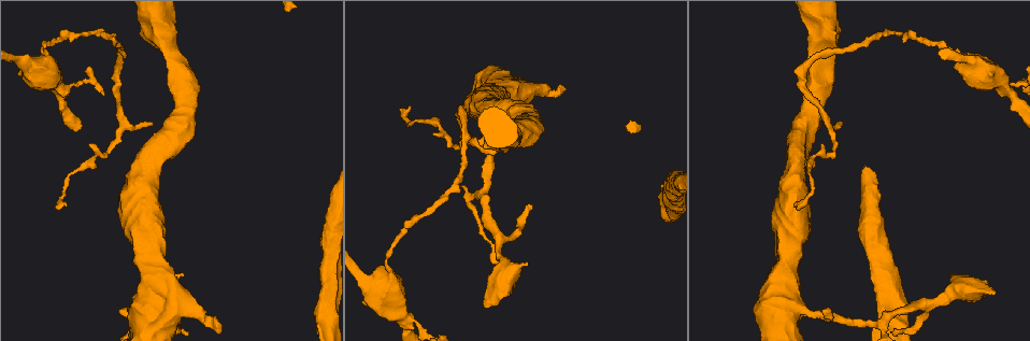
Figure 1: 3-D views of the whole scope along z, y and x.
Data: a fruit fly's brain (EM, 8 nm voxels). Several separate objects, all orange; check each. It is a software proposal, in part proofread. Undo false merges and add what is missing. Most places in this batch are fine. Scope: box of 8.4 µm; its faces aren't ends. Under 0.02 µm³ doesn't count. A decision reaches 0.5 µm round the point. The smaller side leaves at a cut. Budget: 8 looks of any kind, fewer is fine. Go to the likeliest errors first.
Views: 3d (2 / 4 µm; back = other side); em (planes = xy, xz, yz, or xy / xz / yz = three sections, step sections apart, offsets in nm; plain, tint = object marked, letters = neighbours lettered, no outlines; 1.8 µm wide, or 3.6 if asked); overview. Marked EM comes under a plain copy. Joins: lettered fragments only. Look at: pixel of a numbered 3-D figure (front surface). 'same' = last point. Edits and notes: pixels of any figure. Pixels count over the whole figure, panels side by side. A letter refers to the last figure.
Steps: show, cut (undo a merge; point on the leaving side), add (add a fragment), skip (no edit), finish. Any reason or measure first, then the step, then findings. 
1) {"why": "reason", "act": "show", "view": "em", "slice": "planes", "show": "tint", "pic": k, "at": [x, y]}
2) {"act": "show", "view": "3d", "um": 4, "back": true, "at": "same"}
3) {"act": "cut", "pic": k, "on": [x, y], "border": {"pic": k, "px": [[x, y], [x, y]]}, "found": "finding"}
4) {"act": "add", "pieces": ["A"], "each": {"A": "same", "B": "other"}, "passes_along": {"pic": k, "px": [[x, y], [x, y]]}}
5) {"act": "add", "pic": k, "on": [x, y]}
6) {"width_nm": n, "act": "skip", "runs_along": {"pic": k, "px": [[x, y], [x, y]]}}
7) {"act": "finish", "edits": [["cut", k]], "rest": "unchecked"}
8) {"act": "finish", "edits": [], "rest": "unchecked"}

{"why": "sudden change in width", "act": "show", "view": "em", "slice": "xz", "step": 16, "show": "tint", "pic": 1, "at": [409, 320]}

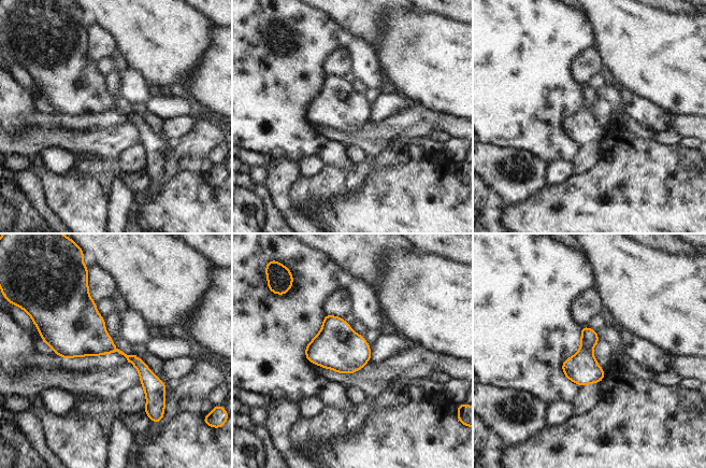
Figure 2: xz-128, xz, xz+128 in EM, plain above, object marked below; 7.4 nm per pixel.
{"why": "cut it another way", "act": "show", "view": "em", "slice": "planes", "show": "letters", "at": "same"}

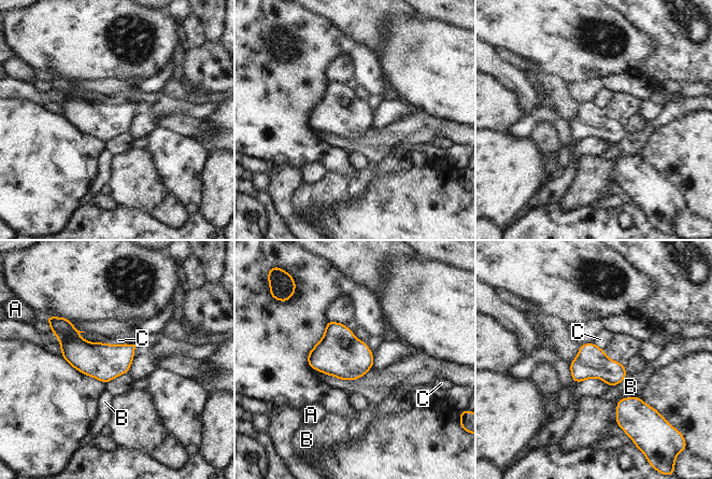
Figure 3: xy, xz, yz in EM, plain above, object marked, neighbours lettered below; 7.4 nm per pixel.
{"act": "skip", "each": {"A": "other", "B": "other", "C": "other"}, "found": "one neuron here"}

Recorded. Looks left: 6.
{"why": "free end", "act": "show", "view": "em", "slice": "planes", "show": "letters", "pic": 1, "at": [120, 311]}

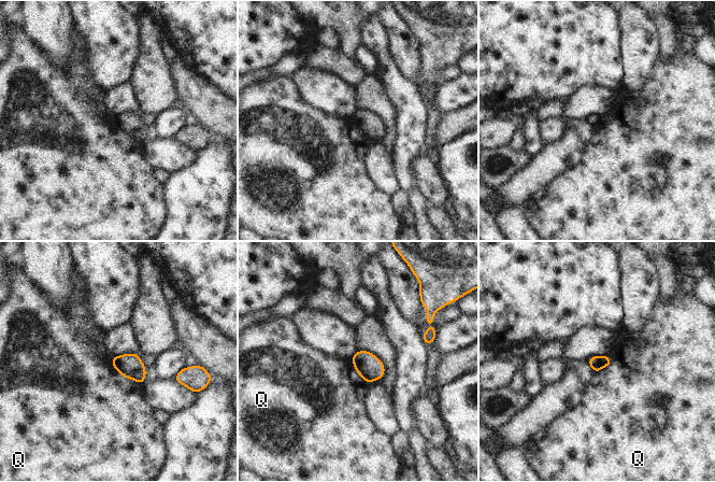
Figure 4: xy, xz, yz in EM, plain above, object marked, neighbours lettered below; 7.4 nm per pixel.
{"act": "skip", "each": {"Q": "other"}, "border": {"pic": 4, "px": [[110, 358], [124, 377], [140, 384]]}, "found": "no lettered fragment goes on from it"}

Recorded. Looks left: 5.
{"act": "show", "view": "3d", "um": 4, "pic": 1, "at": [842, 123]}

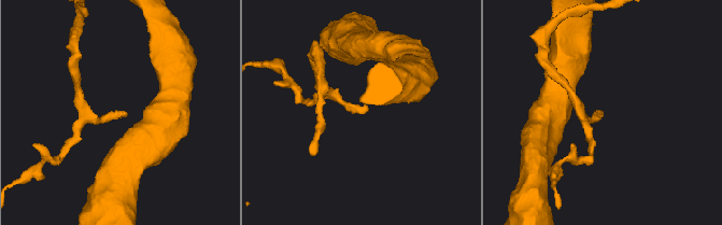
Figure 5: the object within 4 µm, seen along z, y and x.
{"act": "show", "view": "em", "slice": "xy", "step": 16, "show": "tint", "pic": 5, "at": [125, 114]}

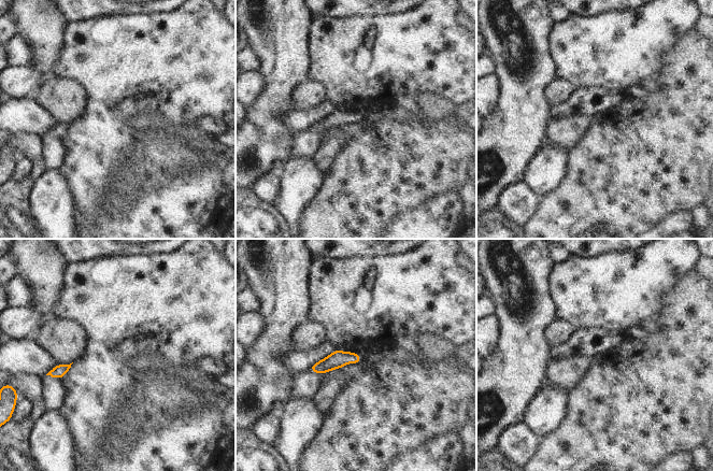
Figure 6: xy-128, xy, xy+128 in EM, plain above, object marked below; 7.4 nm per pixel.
{"why": "another direction", "act": "show", "view": "em", "slice": "yz", "step": 8, "show": "letters", "at": "same"}

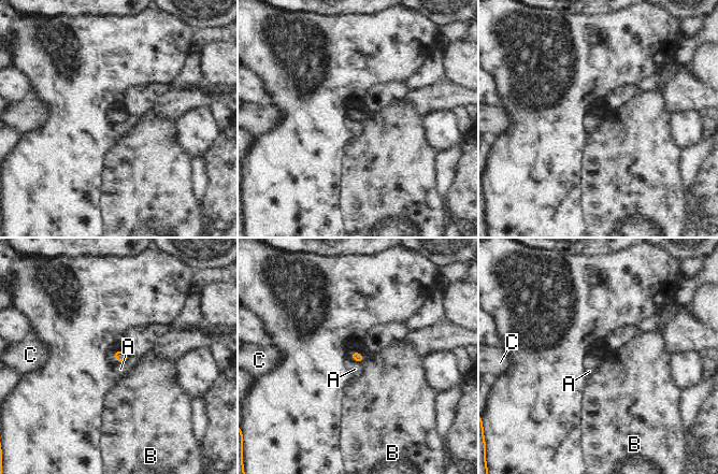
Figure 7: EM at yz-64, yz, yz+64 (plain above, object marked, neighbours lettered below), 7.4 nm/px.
{"width_nm": 80, "act": "skip", "each": {"A": "other", "B": "other", "C": "other"}, "found": "no lettered fragment goes on from it"}

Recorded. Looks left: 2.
{"why": "sharp bend", "act": "show", "view": "em", "slice": "planes", "show": "letters", "pic": 1, "at": [460, 114]}

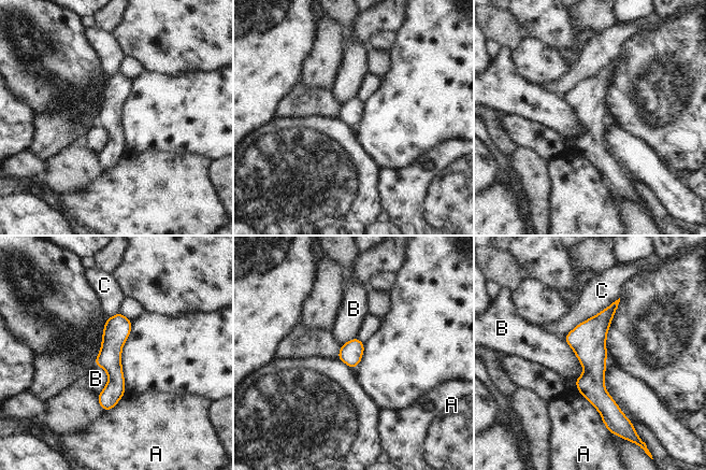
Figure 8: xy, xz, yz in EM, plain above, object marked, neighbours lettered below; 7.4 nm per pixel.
{"width_nm": 170, "act": "skip", "each": {"A": "other", "B": "other", "C": "other"}, "runs_along": {"pic": 8, "px": [[615, 304], [594, 329], [606, 419]]}, "found": "one neuron here"}

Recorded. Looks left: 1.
{"act": "finish", "edits": [], "rest": "unchecked"}

